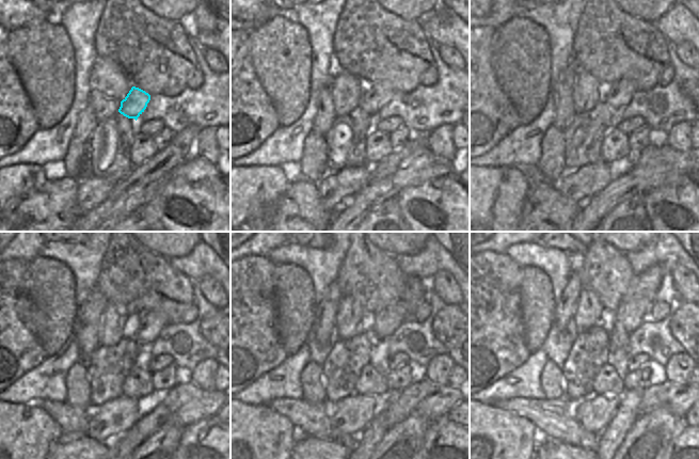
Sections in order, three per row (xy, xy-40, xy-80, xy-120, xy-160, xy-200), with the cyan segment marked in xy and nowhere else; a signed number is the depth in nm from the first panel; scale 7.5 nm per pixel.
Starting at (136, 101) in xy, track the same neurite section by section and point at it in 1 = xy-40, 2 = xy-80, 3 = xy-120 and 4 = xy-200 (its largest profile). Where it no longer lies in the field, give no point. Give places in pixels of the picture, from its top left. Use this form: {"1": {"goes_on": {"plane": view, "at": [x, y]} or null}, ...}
{"1": {"goes_on": {"plane": "xy-40", "at": [375, 96]}}, "2": {"goes_on": {"plane": "xy-80", "at": [618, 94]}}, "3": {"goes_on": {"plane": "xy-120", "at": [143, 328]}}, "4": {"goes_on": {"plane": "xy-200", "at": [633, 310]}}}

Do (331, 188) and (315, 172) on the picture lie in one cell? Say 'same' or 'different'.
different

